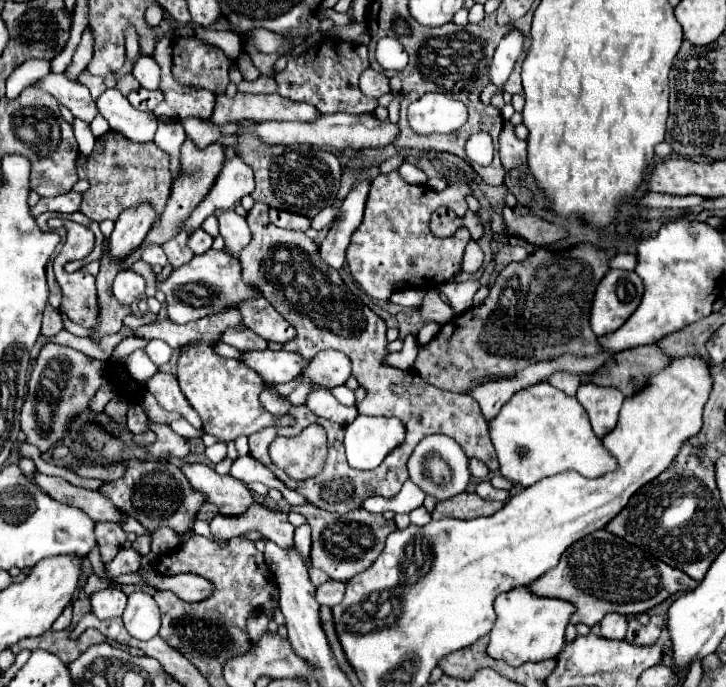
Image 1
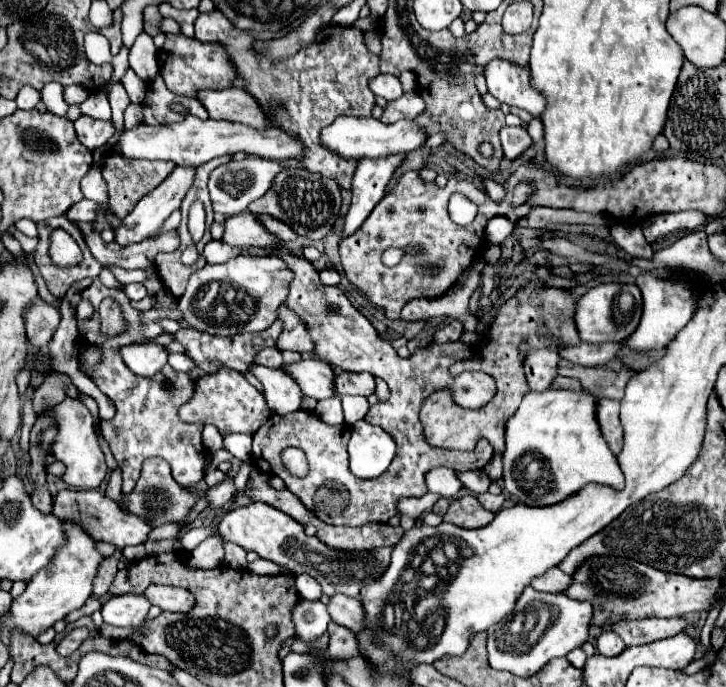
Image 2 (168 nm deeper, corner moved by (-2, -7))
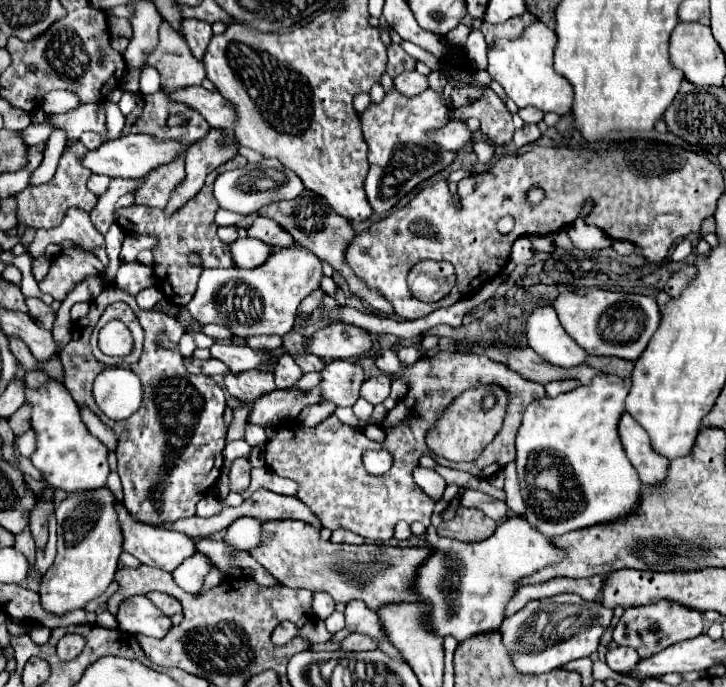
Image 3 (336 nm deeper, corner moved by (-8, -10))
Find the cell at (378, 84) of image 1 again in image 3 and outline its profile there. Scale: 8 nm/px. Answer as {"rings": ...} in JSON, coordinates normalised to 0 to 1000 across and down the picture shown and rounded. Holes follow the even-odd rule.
{"rings":[[[573,102],[554,105],[548,114],[543,114],[543,125],[548,134],[556,134],[559,140],[576,140],[590,128],[590,114],[576,108]]]}

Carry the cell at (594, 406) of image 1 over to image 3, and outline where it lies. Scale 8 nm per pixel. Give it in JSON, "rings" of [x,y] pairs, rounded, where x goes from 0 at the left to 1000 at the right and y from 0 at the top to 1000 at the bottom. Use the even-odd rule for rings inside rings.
{"rings":[[[862,600],[854,611],[854,635],[865,670],[879,684],[884,705],[898,710],[912,710],[920,690],[920,667],[901,658],[890,626]]]}

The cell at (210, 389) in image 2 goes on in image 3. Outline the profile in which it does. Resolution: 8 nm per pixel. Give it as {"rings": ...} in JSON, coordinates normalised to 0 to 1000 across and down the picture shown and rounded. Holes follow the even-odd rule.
{"rings":[[[438,562],[424,571],[410,571],[408,565],[391,571],[377,568],[350,588],[342,614],[355,620],[383,620],[391,611],[405,611],[421,591],[430,591],[435,585],[441,585]]]}

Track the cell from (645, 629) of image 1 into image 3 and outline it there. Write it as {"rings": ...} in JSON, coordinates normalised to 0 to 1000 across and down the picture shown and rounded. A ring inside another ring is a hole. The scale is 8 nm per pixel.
{"rings":[[[904,873],[898,879],[860,888],[854,905],[846,914],[846,934],[854,940],[868,940],[884,958],[893,958],[931,934],[964,926],[967,911],[970,911],[970,900],[964,891],[959,891],[953,885],[942,885],[939,879],[926,879],[923,873]]]}

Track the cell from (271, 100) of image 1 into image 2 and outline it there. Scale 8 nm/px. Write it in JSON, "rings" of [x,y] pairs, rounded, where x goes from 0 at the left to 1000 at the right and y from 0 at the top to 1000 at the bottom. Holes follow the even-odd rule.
{"rings":[[[306,130],[306,132],[275,132],[273,147],[284,156],[287,167],[292,173],[311,173],[311,176],[328,176],[353,188],[364,188],[366,182],[366,164],[361,164],[361,156],[344,135],[336,130]]]}

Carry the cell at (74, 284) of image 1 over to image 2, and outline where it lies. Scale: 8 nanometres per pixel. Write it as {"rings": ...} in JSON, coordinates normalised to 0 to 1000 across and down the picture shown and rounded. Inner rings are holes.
{"rings":[[[113,406],[113,409],[102,412],[99,421],[91,426],[94,441],[110,441],[110,435],[121,435],[129,444],[129,461],[124,467],[107,470],[107,482],[113,485],[113,491],[121,499],[135,499],[135,502],[149,505],[149,514],[143,514],[140,528],[127,540],[124,552],[135,560],[135,566],[160,592],[157,610],[154,613],[140,613],[140,630],[143,630],[146,642],[152,645],[157,668],[168,680],[168,694],[171,694],[168,715],[179,718],[185,712],[185,703],[193,694],[196,674],[198,674],[198,668],[207,668],[207,665],[220,665],[220,668],[231,671],[234,680],[237,680],[240,697],[253,709],[264,709],[267,703],[273,703],[281,694],[281,668],[287,662],[281,648],[278,648],[278,639],[275,639],[281,619],[275,619],[275,616],[259,619],[259,616],[248,613],[245,610],[245,595],[248,595],[251,587],[256,587],[262,581],[262,575],[267,569],[267,555],[259,549],[259,543],[245,543],[231,531],[226,531],[223,540],[218,540],[207,552],[190,549],[190,546],[176,540],[176,534],[171,531],[171,525],[168,525],[168,520],[163,517],[160,508],[168,505],[168,502],[198,499],[201,493],[209,493],[209,491],[215,491],[226,482],[218,476],[218,470],[207,470],[204,476],[196,476],[190,453],[179,444],[174,429],[168,426],[168,421],[149,421],[138,412],[138,406],[129,406],[129,409]],[[143,432],[154,432],[165,441],[168,461],[176,473],[174,485],[146,491],[138,482],[135,444],[140,441]]]}

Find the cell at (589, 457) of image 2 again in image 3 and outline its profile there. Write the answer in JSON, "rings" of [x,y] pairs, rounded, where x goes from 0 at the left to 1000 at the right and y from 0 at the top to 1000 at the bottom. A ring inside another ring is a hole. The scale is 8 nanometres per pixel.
{"rings":[[[826,541],[815,550],[815,559],[796,562],[782,574],[766,579],[749,576],[733,585],[725,600],[719,620],[711,635],[711,684],[716,699],[719,725],[725,731],[725,757],[744,769],[752,780],[769,780],[788,771],[810,769],[815,763],[837,763],[857,757],[860,751],[879,745],[879,728],[884,716],[884,702],[871,681],[868,670],[860,664],[860,649],[854,646],[851,614],[860,603],[860,582],[865,574],[862,553],[848,544]]]}

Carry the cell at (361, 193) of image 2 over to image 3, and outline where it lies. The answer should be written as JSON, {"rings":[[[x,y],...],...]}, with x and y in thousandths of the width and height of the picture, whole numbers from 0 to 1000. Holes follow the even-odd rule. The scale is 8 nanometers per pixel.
{"rings":[[[540,128],[526,148],[512,148],[499,166],[493,166],[499,180],[499,198],[507,210],[510,236],[510,250],[504,256],[501,277],[518,311],[540,306],[579,265],[595,259],[625,236],[628,221],[609,218],[592,204],[595,189],[603,189],[617,180],[617,163],[620,160],[612,148],[612,140],[592,128],[567,143]]]}

